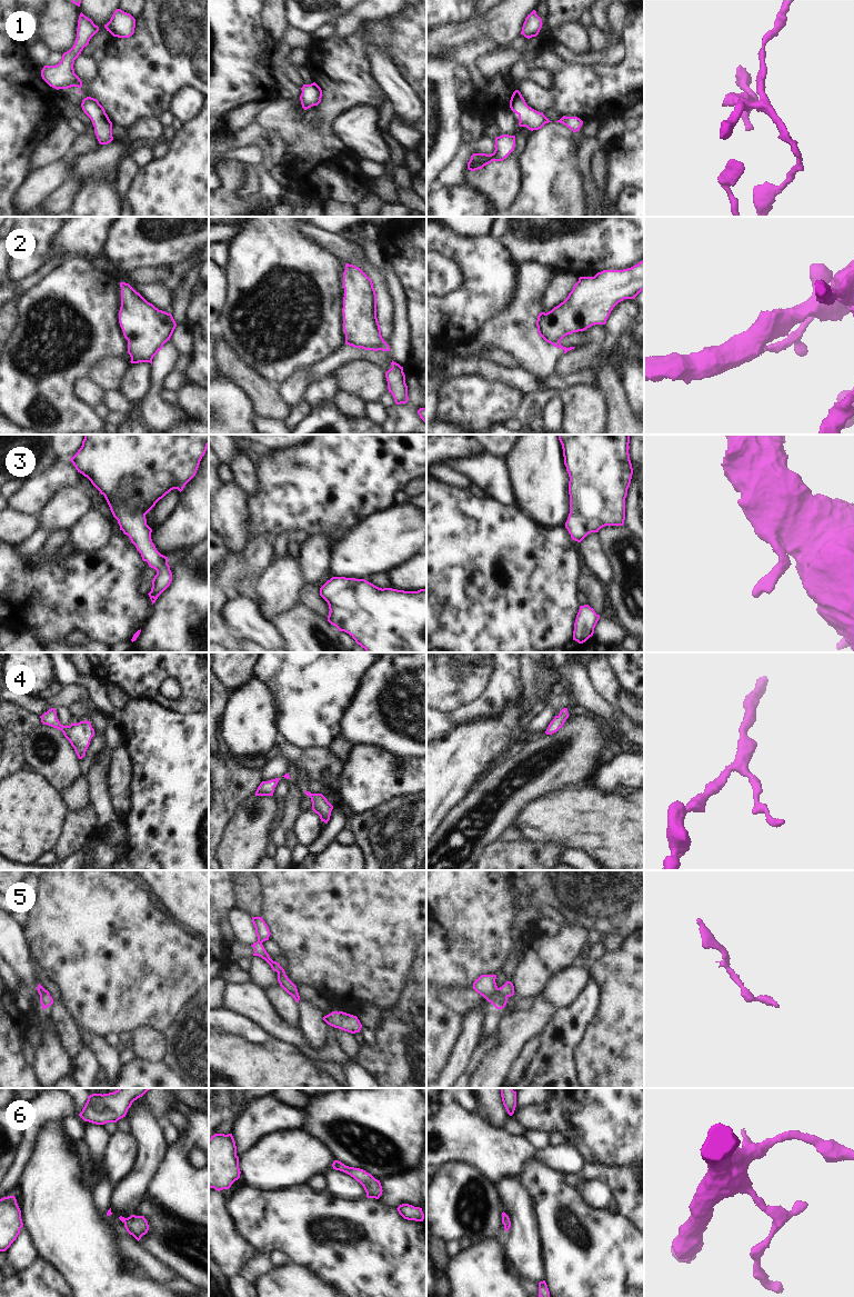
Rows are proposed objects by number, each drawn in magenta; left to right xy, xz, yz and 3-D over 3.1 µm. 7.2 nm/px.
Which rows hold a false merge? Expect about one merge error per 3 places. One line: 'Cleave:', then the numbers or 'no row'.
Cleave: 2, 5

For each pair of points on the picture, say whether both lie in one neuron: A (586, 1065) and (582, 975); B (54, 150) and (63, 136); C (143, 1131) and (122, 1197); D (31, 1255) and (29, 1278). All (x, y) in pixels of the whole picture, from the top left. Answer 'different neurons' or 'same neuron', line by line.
A: different neurons
B: same neuron
C: same neuron
D: different neurons

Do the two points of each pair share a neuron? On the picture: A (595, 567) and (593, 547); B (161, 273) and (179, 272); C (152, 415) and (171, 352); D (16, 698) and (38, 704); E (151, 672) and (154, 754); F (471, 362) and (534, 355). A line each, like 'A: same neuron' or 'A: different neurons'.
A: same neuron
B: same neuron
C: same neuron
D: same neuron
E: different neurons
F: different neurons

